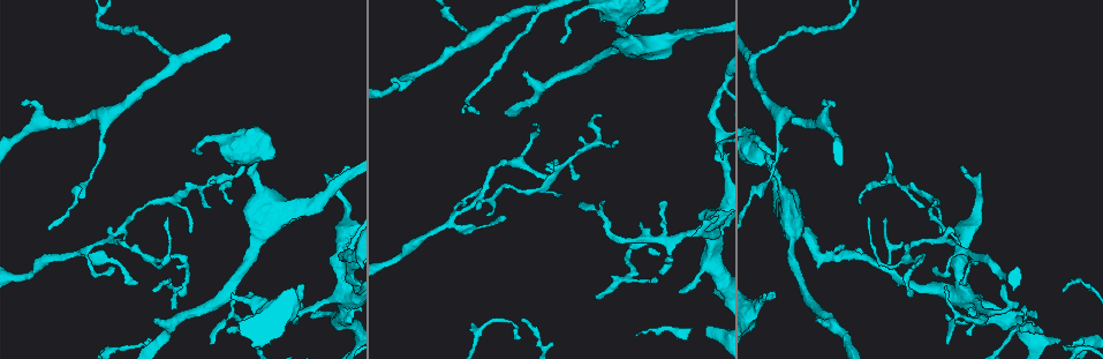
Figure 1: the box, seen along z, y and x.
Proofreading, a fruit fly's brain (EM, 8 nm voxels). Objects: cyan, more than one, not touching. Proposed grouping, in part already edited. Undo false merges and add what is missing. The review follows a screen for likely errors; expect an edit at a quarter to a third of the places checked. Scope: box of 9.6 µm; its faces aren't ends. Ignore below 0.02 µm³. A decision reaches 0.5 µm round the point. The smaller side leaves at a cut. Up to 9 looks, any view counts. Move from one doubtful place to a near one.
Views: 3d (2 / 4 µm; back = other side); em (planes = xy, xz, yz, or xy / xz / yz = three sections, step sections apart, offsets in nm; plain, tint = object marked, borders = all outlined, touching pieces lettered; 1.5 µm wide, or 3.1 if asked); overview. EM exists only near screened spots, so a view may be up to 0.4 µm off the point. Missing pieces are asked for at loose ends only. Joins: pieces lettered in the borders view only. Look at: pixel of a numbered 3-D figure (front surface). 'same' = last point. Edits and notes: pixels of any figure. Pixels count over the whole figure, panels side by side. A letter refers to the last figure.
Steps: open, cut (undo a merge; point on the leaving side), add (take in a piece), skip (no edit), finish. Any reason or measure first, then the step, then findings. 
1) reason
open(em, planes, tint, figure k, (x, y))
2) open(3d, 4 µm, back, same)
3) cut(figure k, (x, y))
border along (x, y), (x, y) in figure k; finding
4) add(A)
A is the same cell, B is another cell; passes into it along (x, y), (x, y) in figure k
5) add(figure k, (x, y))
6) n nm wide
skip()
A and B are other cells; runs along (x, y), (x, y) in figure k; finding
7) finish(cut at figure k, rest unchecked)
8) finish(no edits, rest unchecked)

sharp bend
open(em, planes, borders, figure 1, (1017, 327))

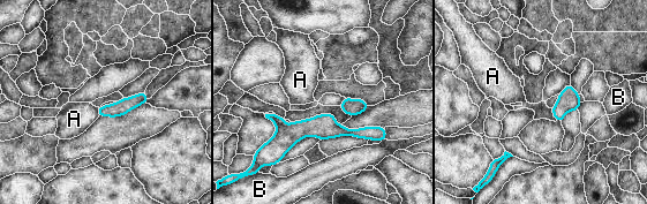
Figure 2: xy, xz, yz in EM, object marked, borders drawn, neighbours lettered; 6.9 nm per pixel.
A touches over 100 nm
skip()
A and B are other cells; border along (550, 108), (556, 120) in figure 2; one neuron here

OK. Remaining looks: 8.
tapers out
open(3d, 4 µm, figure 1, (214, 342))

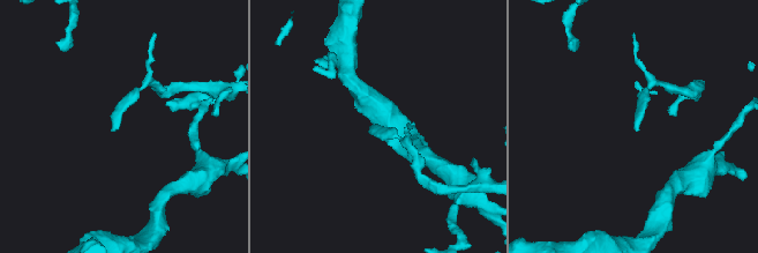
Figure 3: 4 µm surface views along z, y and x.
open(em, xz, step 8, borders, figure 3, (118, 128))

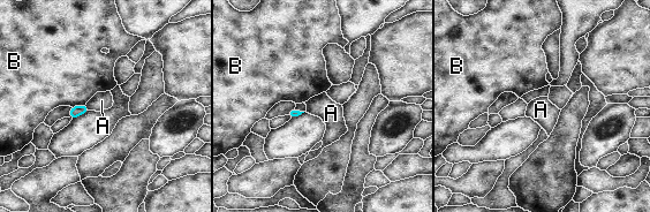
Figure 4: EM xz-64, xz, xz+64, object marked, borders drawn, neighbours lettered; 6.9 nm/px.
skip()
A and B are other cells; border along (85, 104), (89, 110) in figure 4; none of them fits

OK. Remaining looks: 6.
free end
open(em, planes, borders, figure 1, (536, 125))

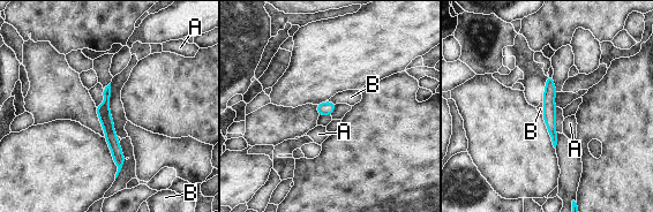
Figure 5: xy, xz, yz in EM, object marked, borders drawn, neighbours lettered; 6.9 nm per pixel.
100 nm wide
skip()
A and B are other cells; border along (327, 100), (335, 104) in figure 5; no lettered piece goes on from it

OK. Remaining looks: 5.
side arm on a straight run
open(3d, 2 µm, figure 1, (942, 240))

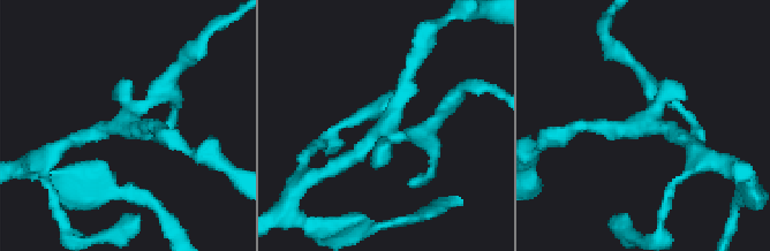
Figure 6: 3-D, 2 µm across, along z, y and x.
now the EM
open(em, xy, step 8, plain, figure 6, (377, 135))

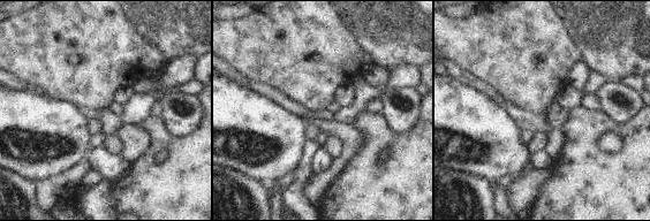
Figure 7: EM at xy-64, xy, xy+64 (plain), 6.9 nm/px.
open(em, xy, step 8, borders, same)

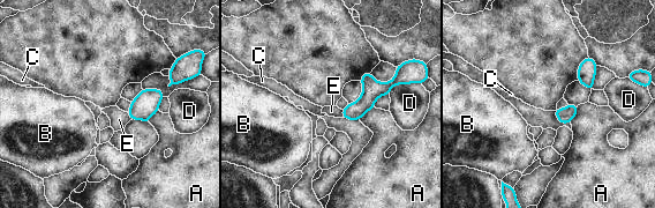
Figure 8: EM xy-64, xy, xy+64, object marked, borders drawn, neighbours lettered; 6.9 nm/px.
skip()
A, B, C, D and E are other cells; runs along (420, 73), (406, 73), (345, 114) in figure 8; continuous, no second neuron

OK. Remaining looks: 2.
finish(no edits, rest unchecked)

